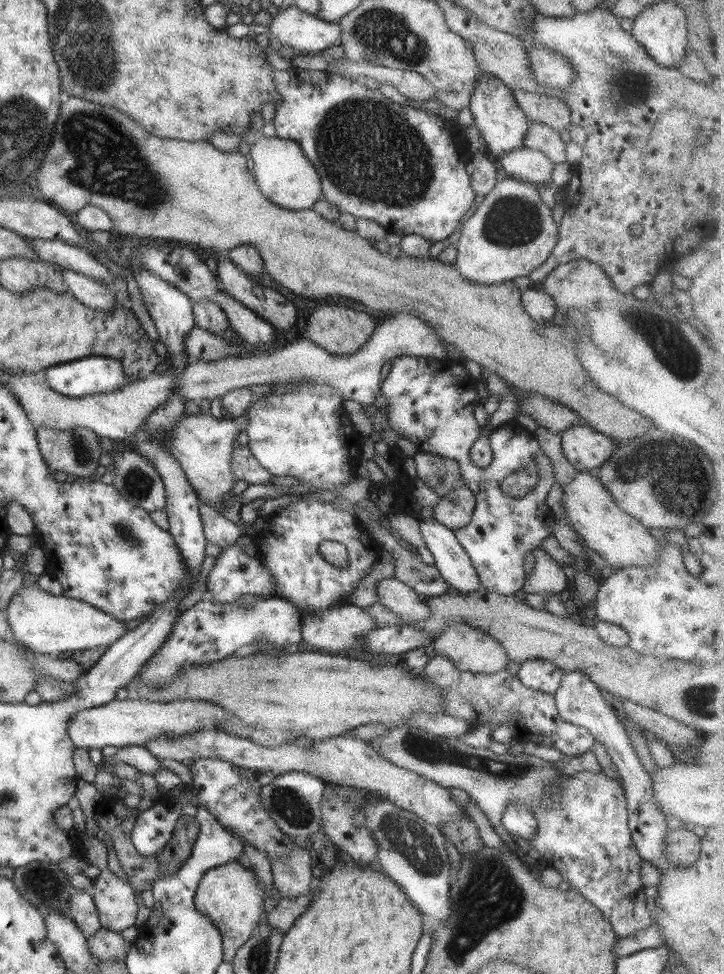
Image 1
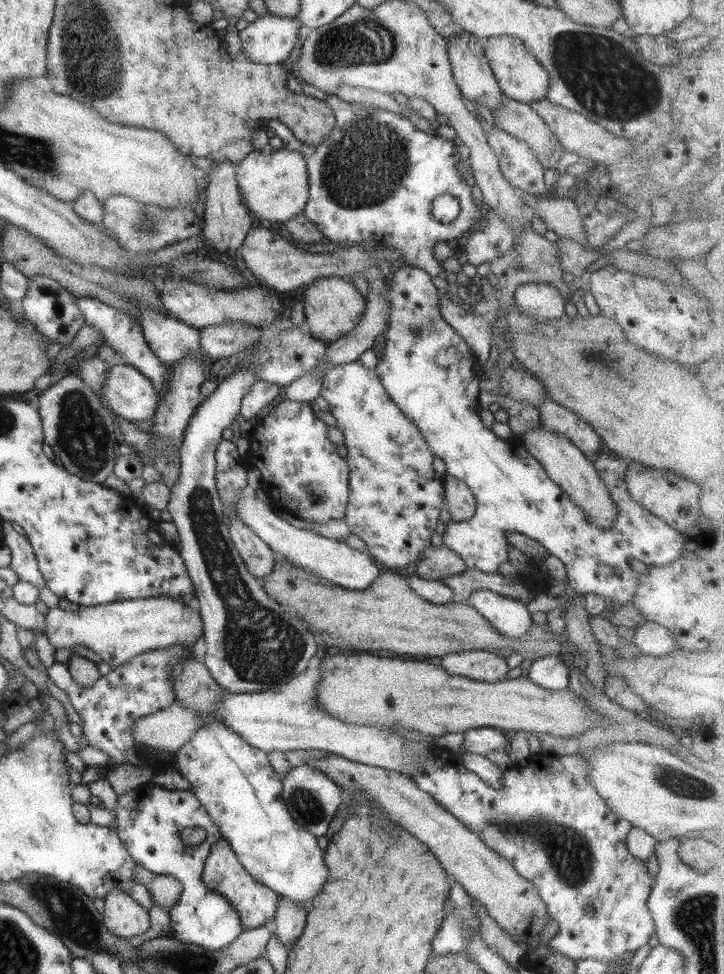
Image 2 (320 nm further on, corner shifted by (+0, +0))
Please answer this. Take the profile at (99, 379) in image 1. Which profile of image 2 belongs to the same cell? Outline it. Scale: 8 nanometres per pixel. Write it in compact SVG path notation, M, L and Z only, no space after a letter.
M130 365L108 366L99 394L111 414L138 425L152 420L158 405L158 394L151 381Z

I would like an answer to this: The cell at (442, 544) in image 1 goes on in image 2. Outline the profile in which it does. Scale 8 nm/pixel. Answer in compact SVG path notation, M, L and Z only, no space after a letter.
M478 590L463 602L473 607L501 636L519 638L532 627L530 612L518 600Z

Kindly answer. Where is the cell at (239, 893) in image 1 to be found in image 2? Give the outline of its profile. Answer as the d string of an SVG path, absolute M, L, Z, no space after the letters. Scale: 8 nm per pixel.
M220 839L211 844L201 878L206 887L222 894L235 907L244 929L270 925L278 905L277 894L245 872L227 842Z

